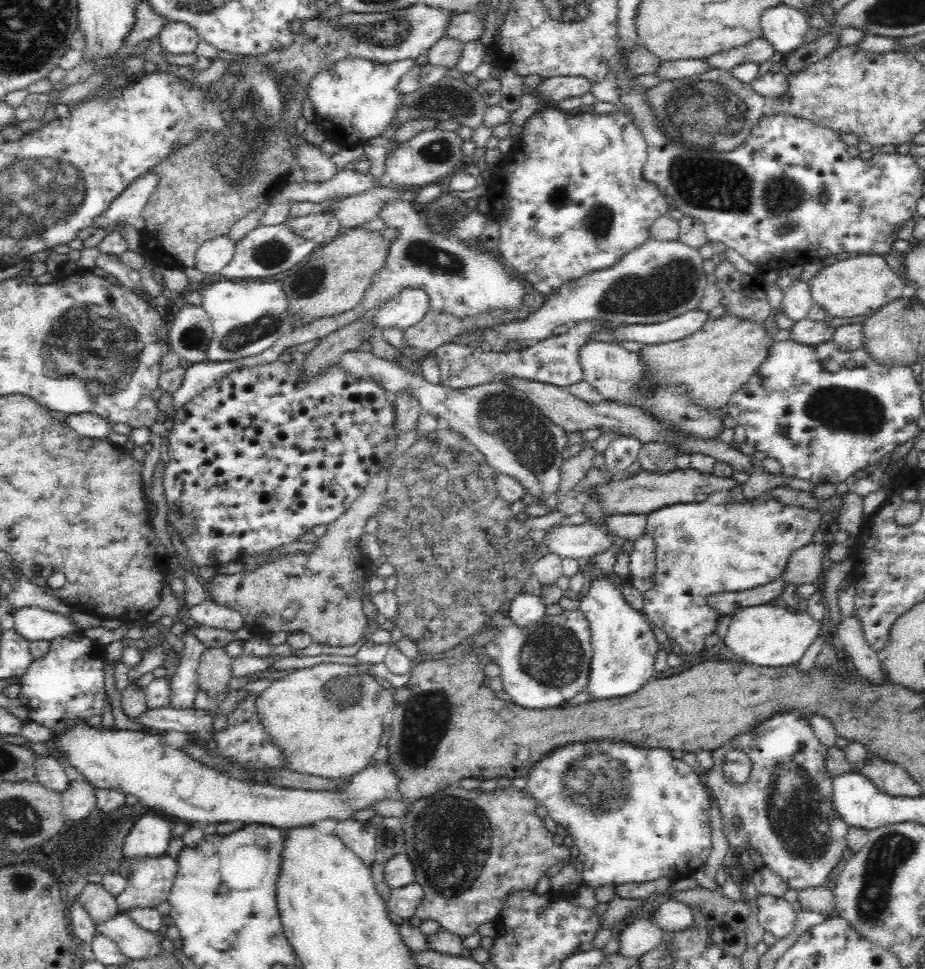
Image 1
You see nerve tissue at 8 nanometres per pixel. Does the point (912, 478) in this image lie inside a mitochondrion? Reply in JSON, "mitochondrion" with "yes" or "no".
{"mitochondrion":"no"}

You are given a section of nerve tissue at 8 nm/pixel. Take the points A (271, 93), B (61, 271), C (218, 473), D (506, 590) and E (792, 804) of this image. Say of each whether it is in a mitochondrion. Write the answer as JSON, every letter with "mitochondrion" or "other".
{"A":"mitochondrion","B":"other","C":"other","D":"other","E":"mitochondrion"}

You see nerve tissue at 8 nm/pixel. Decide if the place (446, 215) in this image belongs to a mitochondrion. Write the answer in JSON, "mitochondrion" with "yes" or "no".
{"mitochondrion":"yes"}

